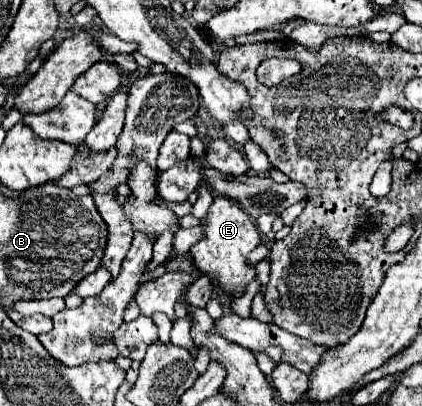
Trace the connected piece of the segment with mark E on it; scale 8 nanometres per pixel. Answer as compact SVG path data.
M215 197L205 217L205 235L191 247L191 255L199 271L215 279L231 299L237 299L235 295L237 293L245 295L247 285L257 279L257 269L247 261L247 255L259 245L261 245L261 235L257 225L249 219L249 215L233 199Z

